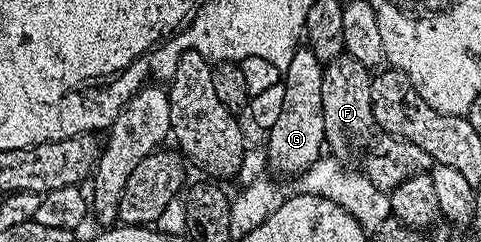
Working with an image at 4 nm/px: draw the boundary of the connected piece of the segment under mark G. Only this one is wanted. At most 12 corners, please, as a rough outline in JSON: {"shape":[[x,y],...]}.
{"shape":[[309,49],[282,72],[267,163],[299,175],[324,154],[324,64]]}

